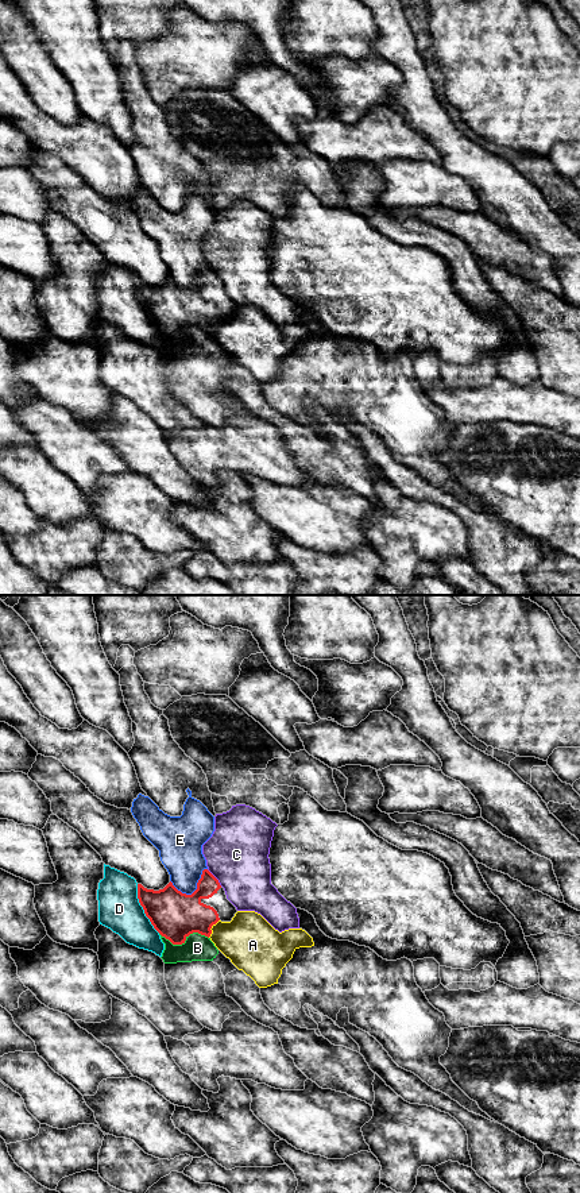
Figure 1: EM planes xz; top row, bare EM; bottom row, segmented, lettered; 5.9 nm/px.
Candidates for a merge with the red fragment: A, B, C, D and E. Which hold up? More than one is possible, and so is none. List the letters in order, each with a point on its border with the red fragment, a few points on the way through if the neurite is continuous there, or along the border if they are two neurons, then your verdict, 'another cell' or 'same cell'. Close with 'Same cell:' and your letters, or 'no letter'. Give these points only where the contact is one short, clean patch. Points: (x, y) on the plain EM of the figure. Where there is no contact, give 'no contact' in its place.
A: meets red in xz at (211, 323); another cell
B: meets red in xz at (184, 336); another cell
C: meets red in xz at (215, 273); another cell
D: meets red in xz at (143, 304); another cell
E: meets red in xz at (194, 286); another cell
Same cell: no letter

